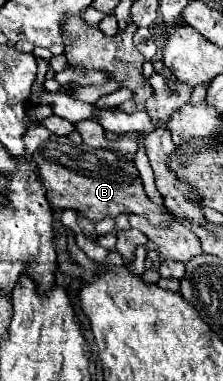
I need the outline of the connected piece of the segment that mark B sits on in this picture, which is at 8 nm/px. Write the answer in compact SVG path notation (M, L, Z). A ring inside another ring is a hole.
M29 126L23 134L25 154L37 166L37 178L47 190L47 200L53 210L75 210L93 222L105 216L139 214L153 226L169 226L171 212L163 204L153 204L143 192L143 182L133 162L119 162L109 150L89 148L87 144L75 144L67 136L57 136L45 126Z

